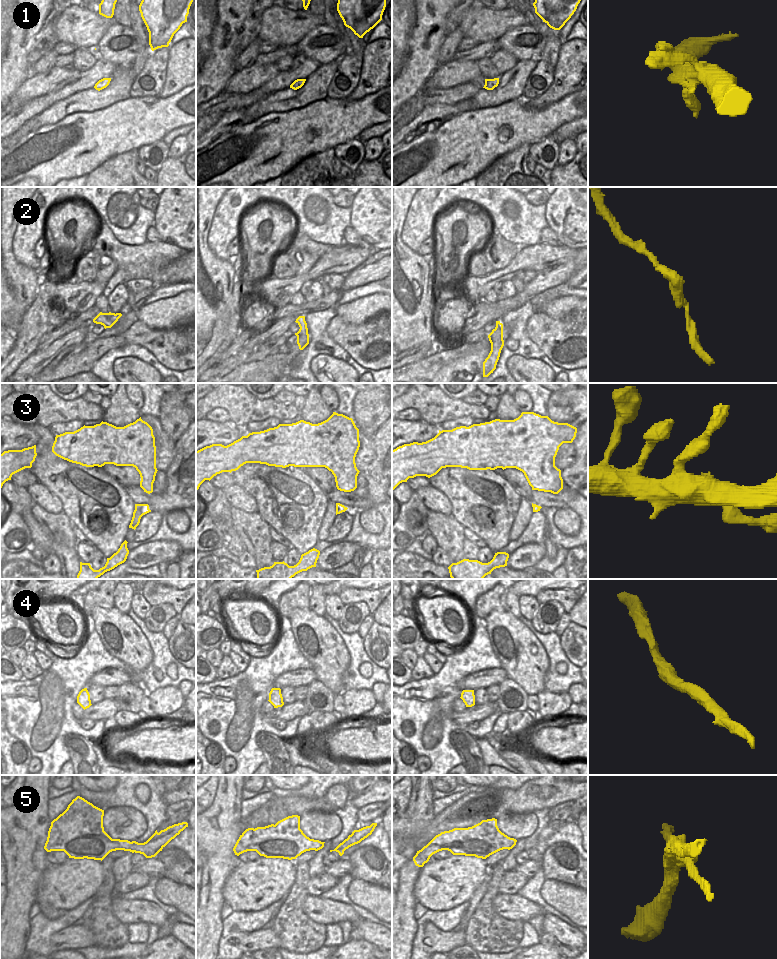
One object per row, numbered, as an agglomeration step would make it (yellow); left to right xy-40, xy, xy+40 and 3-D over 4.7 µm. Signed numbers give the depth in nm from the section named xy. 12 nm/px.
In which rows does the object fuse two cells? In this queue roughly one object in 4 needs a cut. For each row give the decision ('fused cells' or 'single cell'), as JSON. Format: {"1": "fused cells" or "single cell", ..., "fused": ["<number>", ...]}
{"1": "single cell", "2": "single cell", "3": "single cell", "4": "single cell", "5": "fused cells", "fused": ["5"]}

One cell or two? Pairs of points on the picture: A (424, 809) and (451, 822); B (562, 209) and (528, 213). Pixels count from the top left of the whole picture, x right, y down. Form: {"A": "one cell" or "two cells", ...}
{"A": "two cells", "B": "two cells"}

